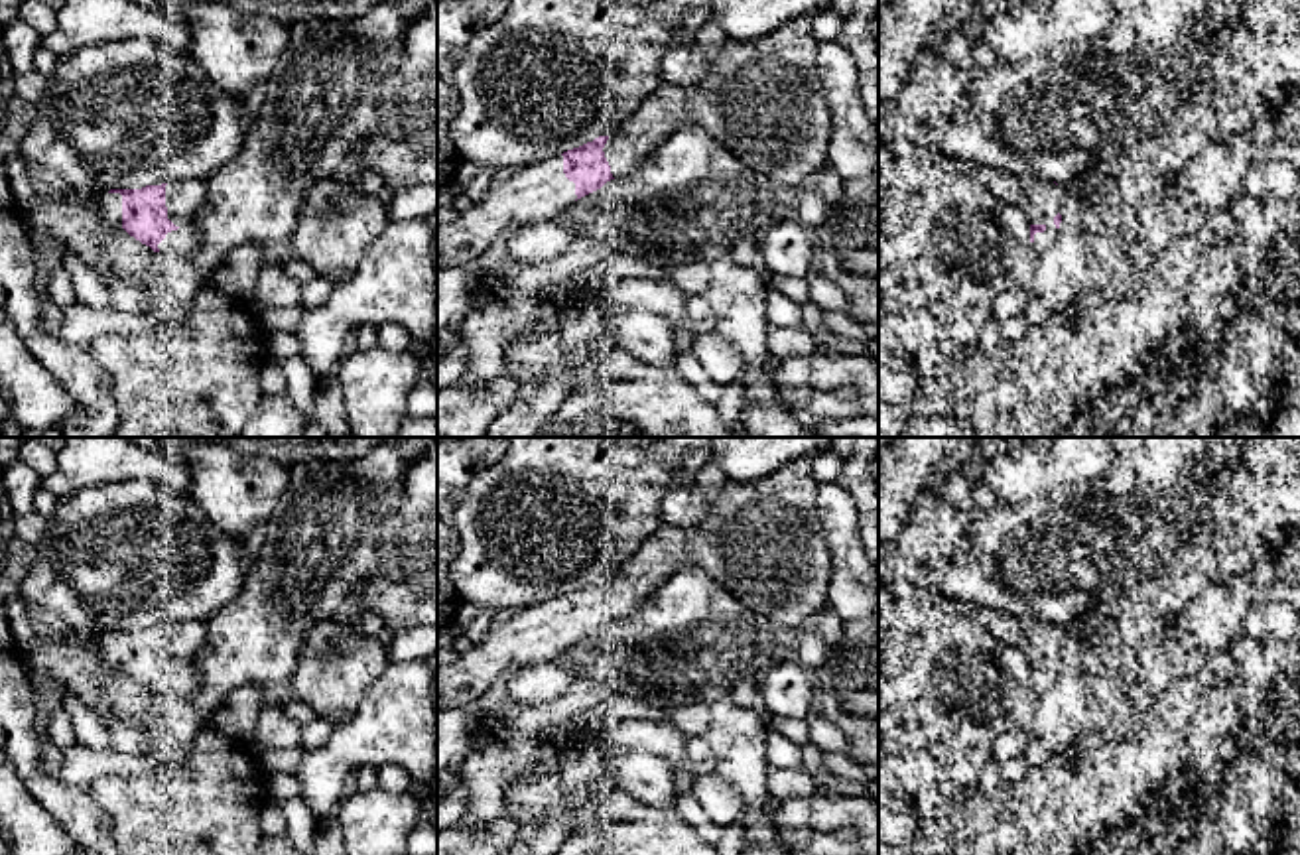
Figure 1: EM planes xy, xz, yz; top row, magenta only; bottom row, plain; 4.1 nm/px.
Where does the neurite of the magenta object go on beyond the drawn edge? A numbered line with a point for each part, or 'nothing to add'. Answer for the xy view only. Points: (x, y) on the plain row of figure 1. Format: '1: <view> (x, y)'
1: xy (184, 639)
2: xy (109, 647)

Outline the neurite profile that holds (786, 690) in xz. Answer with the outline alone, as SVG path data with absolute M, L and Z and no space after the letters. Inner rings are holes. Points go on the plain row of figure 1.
M776 664L760 682L760 707L772 717L810 721L813 705L813 678L802 664Z

